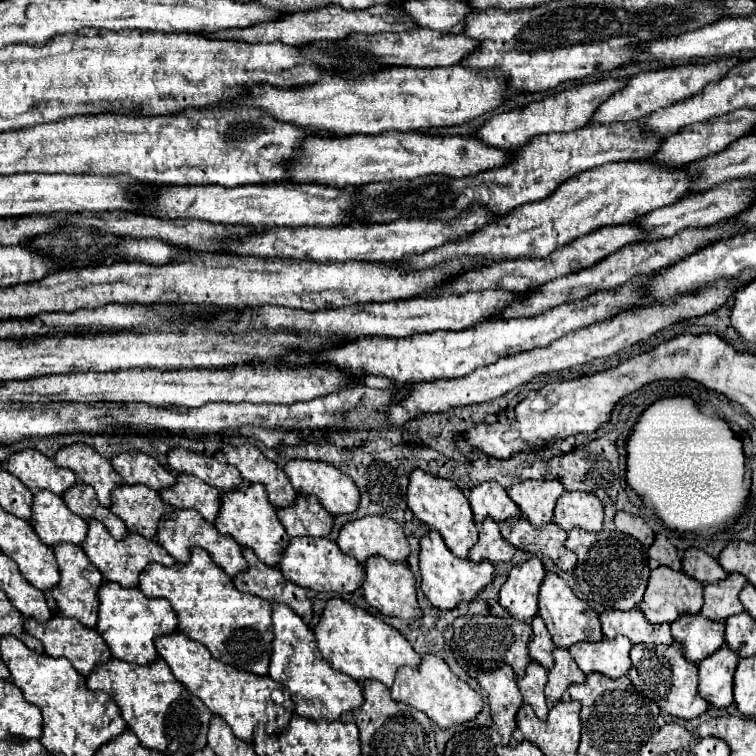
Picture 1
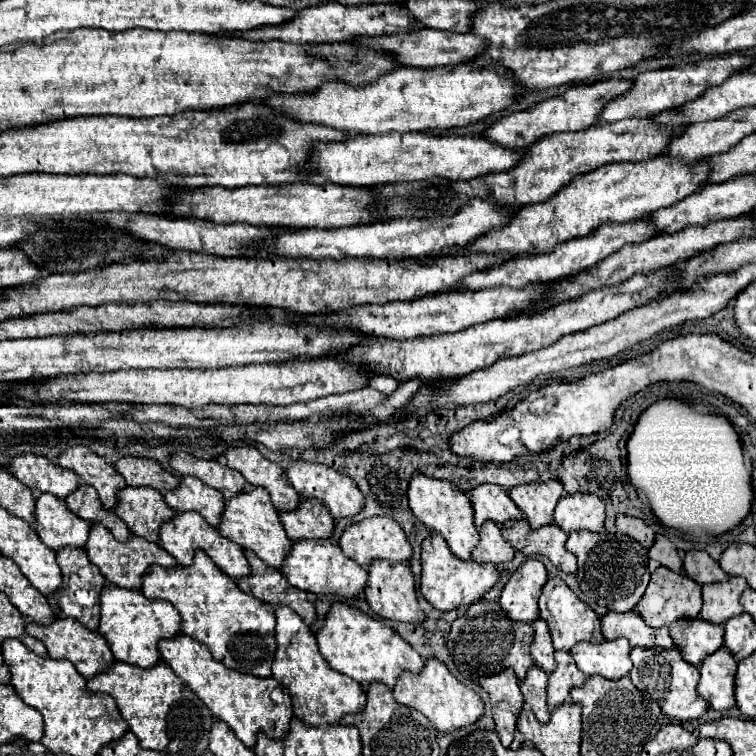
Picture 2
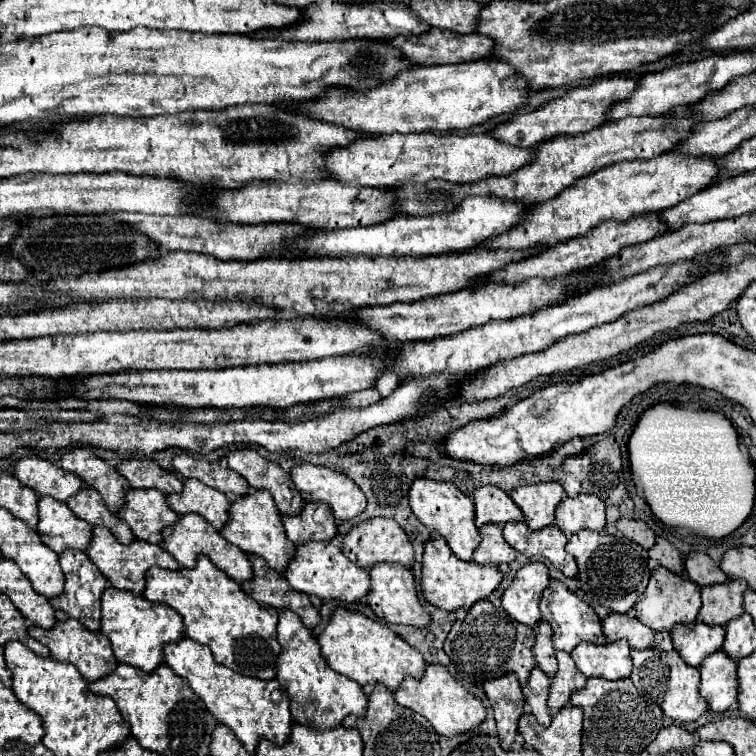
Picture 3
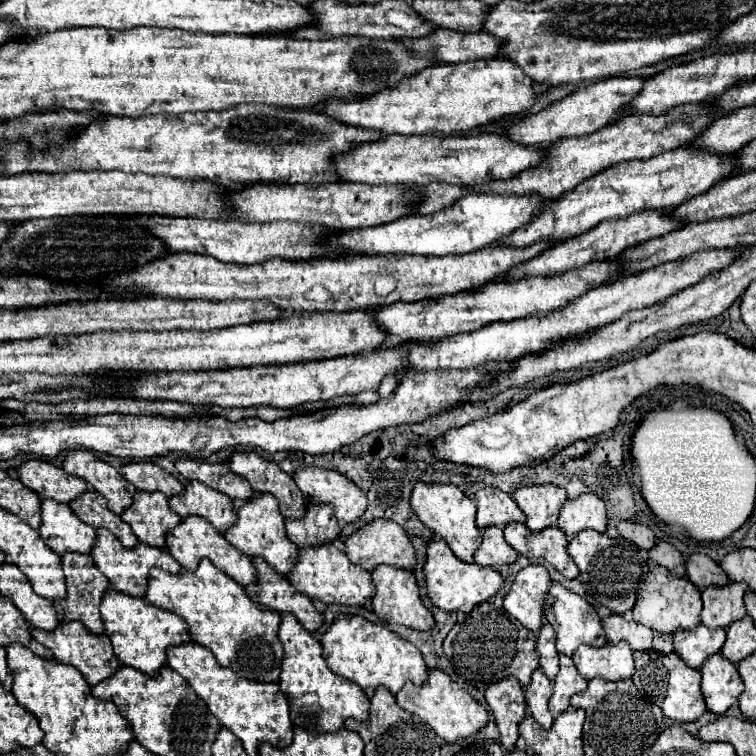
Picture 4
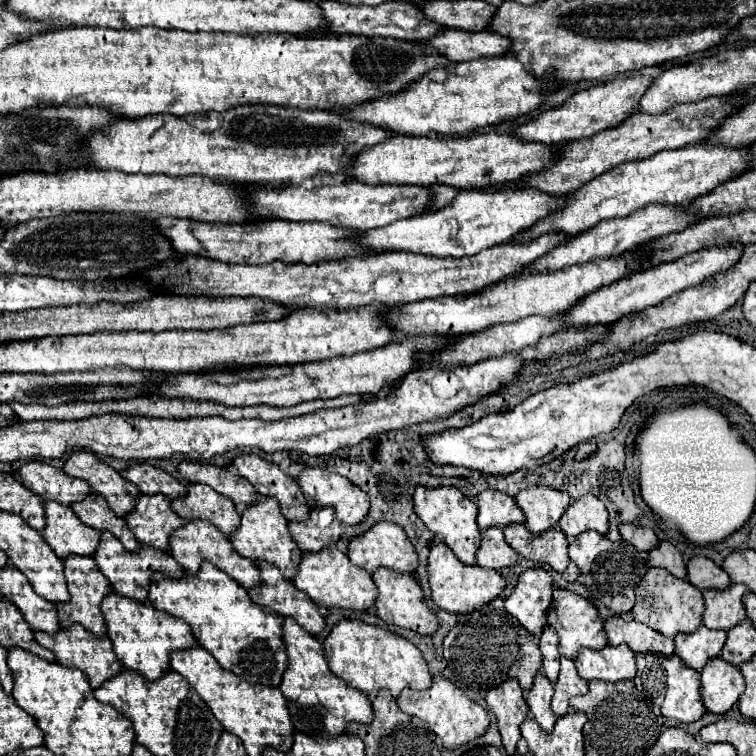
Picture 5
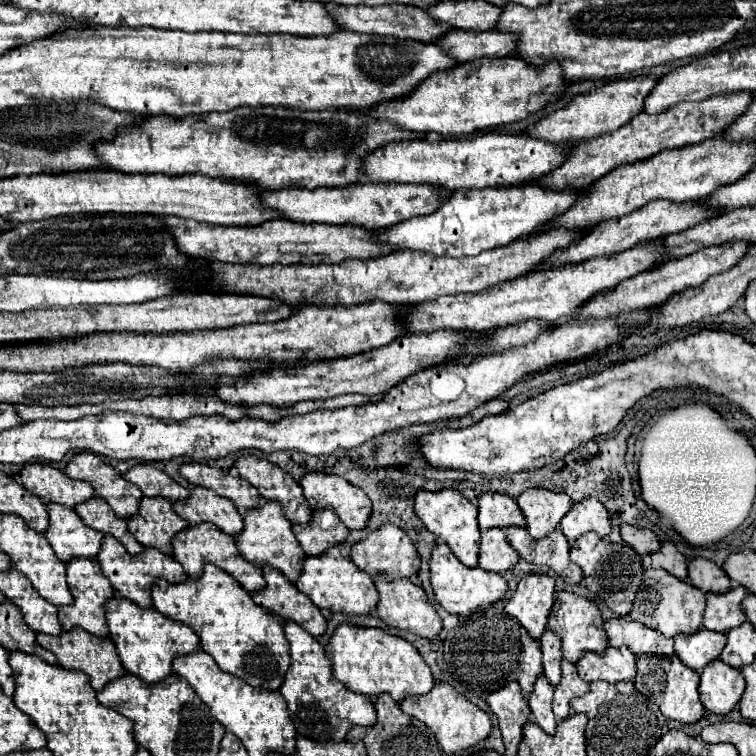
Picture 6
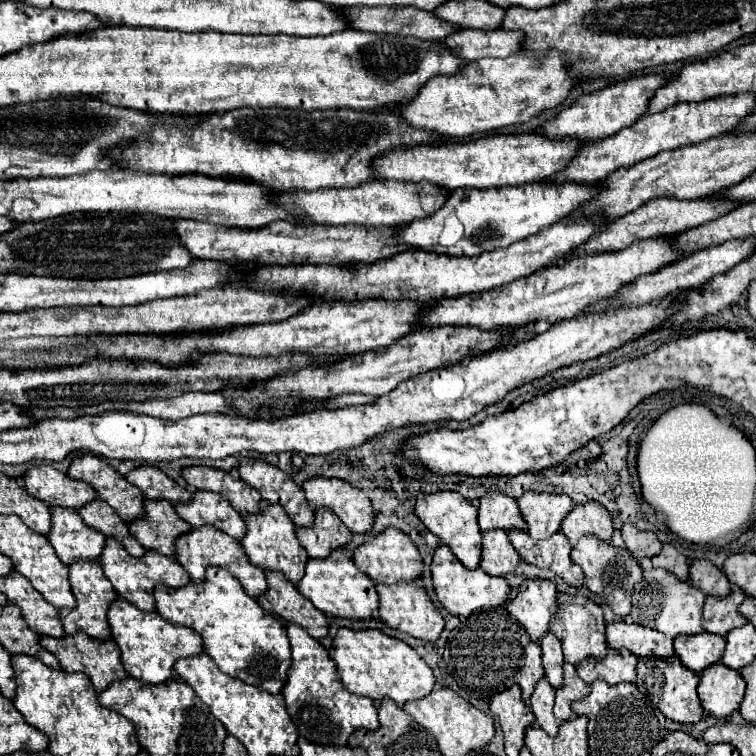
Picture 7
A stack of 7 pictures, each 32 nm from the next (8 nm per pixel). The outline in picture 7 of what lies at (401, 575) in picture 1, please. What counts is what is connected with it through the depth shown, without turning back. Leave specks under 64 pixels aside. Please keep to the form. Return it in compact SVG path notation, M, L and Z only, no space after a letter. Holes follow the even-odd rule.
M408 582L408 584L376 584L376 590L380 594L378 616L386 626L408 632L410 636L416 636L428 642L434 642L440 636L444 628L444 620L438 608L432 604L432 600L426 596L424 588L416 586L414 582Z

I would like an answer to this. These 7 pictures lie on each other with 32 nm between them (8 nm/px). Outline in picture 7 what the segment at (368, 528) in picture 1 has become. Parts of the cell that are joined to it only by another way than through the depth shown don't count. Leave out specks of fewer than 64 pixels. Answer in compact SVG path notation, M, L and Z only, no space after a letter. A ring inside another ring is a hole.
M386 528L384 532L374 534L368 542L360 544L354 550L354 564L374 582L384 582L384 584L394 584L398 580L410 582L422 574L422 558L418 548L404 532L396 532L396 528Z

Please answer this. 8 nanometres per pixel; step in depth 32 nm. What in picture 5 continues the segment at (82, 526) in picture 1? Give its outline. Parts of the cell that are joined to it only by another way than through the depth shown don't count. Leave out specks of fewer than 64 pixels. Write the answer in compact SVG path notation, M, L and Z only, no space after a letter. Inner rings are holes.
M48 500L44 502L44 518L46 526L42 530L42 536L60 558L68 554L80 554L80 556L94 554L100 530L82 524L70 506Z

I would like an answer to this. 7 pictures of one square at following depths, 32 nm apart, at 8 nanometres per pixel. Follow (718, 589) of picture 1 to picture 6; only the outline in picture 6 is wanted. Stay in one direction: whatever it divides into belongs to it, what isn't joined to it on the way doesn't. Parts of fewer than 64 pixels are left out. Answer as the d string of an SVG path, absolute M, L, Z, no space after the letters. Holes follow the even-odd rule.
M734 586L724 594L706 592L706 610L704 610L704 628L714 632L728 632L746 620L742 612L742 598L748 590L744 586Z

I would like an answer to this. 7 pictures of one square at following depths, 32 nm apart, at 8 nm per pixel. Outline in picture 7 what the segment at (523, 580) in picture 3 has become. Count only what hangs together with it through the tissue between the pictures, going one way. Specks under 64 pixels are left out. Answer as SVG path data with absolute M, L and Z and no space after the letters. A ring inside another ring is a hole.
M528 578L520 584L516 598L512 598L506 604L506 610L526 628L526 632L530 634L532 640L540 640L544 636L544 632L548 630L548 622L550 616L556 612L556 586L552 580L542 580L542 578Z

